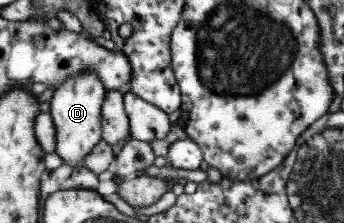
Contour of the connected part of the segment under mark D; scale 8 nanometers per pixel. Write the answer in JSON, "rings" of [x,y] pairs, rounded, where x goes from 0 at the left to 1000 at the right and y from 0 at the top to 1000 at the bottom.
{"rings":[[[244,314],[235,332],[221,332],[177,363],[157,395],[154,422],[142,444],[145,507],[154,565],[160,570],[160,686],[180,709],[180,735],[224,744],[235,713],[294,628],[294,511],[291,480],[305,439],[305,399],[273,336],[273,323]]]}

